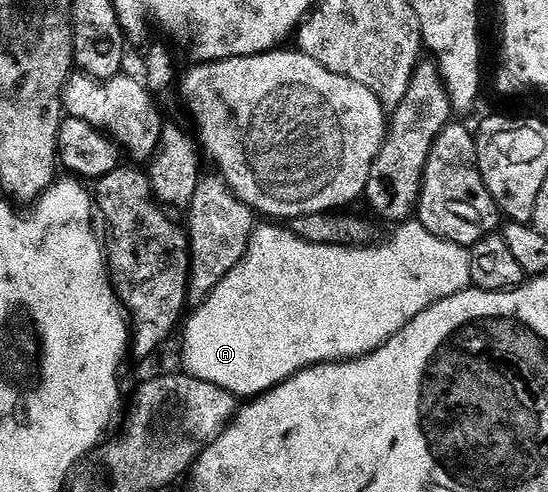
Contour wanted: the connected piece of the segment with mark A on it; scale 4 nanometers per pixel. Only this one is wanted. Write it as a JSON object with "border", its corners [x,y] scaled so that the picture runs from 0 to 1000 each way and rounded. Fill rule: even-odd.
{"border":[[[493,449],[480,453],[485,453],[480,461],[465,459],[458,467],[456,482],[449,490],[449,512],[431,539],[431,547],[423,547],[423,555],[416,555],[416,563],[409,563],[409,571],[401,571],[401,579],[394,579],[394,587],[387,587],[387,596],[370,616],[359,618],[345,634],[328,673],[328,683],[332,681],[330,752],[365,774],[380,774],[387,783],[401,783],[401,791],[416,791],[416,799],[432,803],[442,815],[454,815],[467,803],[495,795],[504,783],[526,774],[526,766],[564,746],[573,746],[580,738],[622,738],[633,730],[655,730],[659,722],[679,717],[688,705],[699,705],[730,669],[737,669],[737,661],[745,652],[752,652],[761,640],[774,636],[774,628],[781,628],[807,608],[849,591],[859,581],[854,555],[856,508],[838,496],[827,496],[825,490],[792,480],[765,449],[735,449],[724,455],[717,463],[719,480],[706,494],[693,496],[695,492],[692,492],[688,498],[672,502],[608,502],[606,498],[564,494],[560,486],[551,486],[536,476],[535,467],[522,463],[520,470],[515,463],[520,459],[502,457]]]}

